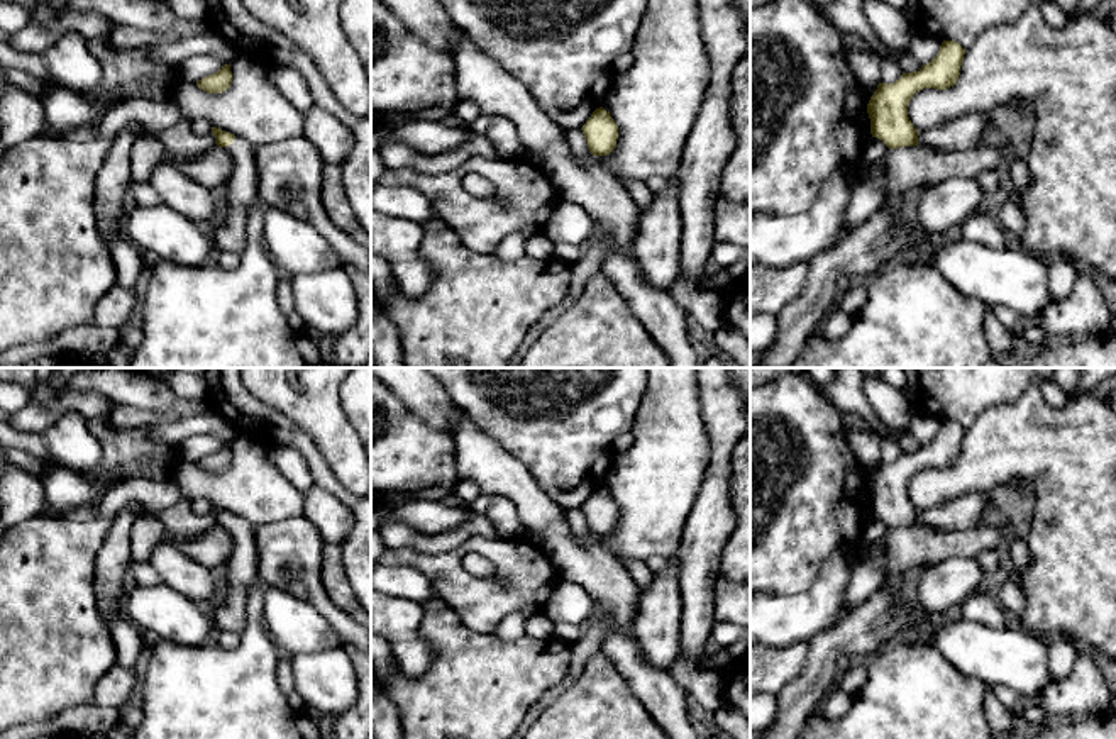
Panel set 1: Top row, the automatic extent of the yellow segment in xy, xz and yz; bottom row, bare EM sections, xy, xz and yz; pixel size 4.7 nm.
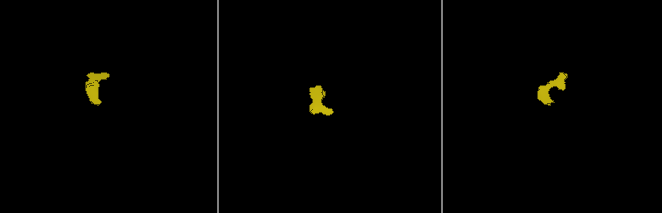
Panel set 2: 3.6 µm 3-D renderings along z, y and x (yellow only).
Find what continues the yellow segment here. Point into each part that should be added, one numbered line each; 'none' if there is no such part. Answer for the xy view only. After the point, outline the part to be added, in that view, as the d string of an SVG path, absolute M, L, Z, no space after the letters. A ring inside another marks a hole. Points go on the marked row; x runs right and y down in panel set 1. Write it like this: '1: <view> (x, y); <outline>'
1: xy (241, 192); M235 136L224 149L234 161L232 176L225 185L227 214L224 222L210 232L217 253L242 254L247 246L249 208L259 197L256 146Z

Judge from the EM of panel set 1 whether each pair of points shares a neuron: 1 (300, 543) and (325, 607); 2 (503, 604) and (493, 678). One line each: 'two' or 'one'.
1: one
2: two

